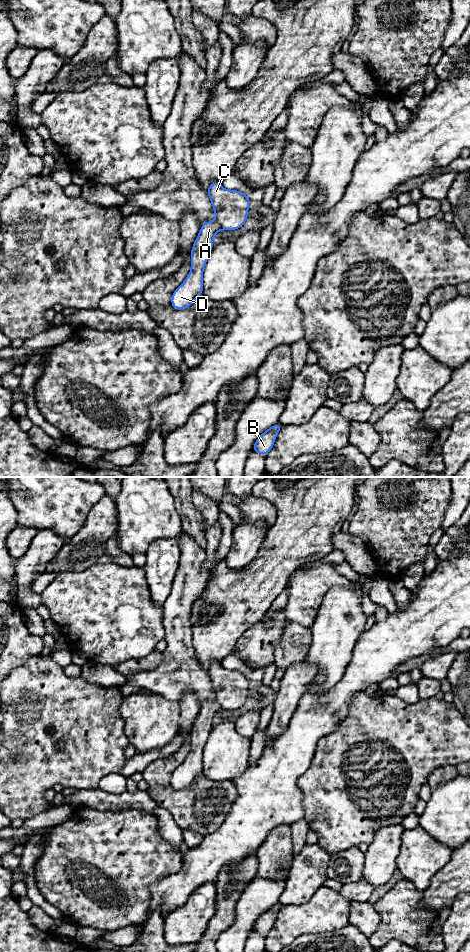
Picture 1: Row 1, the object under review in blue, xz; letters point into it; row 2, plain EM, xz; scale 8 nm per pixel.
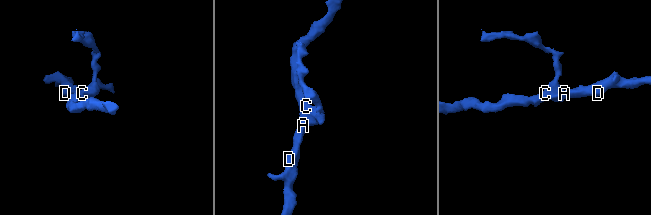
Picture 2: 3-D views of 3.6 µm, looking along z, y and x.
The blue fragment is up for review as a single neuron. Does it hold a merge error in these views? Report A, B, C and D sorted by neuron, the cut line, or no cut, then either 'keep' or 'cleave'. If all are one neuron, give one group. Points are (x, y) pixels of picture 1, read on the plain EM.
A B C D | no cut | keep

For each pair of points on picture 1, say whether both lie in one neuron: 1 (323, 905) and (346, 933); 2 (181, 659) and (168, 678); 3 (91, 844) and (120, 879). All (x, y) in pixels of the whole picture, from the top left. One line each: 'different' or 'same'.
1: different
2: same
3: same

